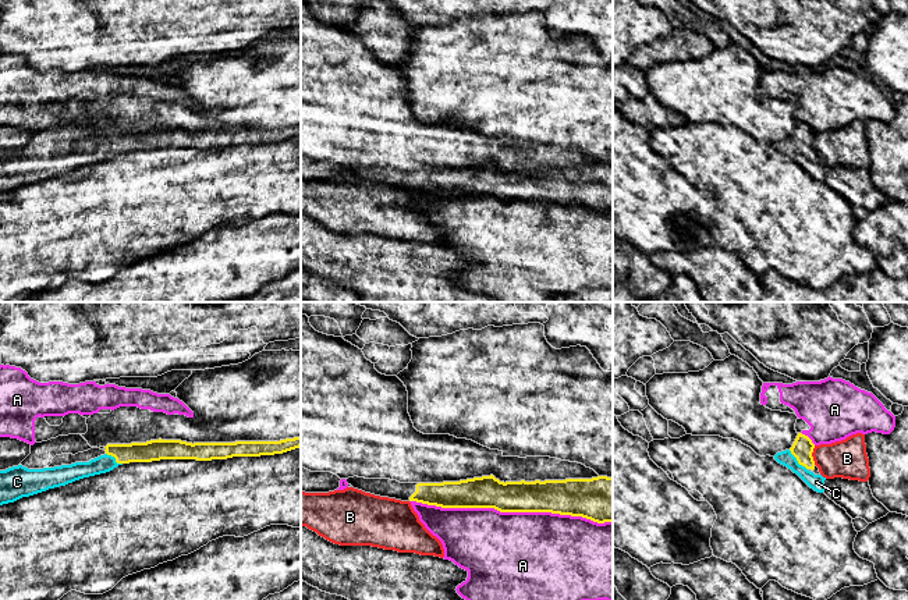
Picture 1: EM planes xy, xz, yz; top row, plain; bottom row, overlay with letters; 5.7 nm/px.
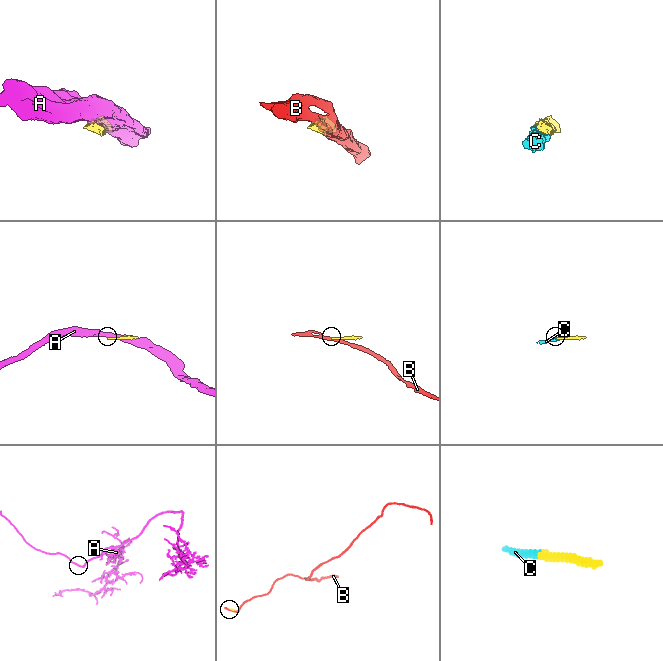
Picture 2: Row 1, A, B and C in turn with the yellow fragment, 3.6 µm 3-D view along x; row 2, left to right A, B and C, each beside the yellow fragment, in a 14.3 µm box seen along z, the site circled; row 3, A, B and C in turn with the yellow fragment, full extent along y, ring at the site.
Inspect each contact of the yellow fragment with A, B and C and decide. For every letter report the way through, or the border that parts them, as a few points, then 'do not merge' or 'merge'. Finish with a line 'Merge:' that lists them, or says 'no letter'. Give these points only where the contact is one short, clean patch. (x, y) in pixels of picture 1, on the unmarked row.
A: do not merge
B: do not merge
C: merge
Merge: C

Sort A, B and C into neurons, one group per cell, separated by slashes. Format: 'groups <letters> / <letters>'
groups A / B / C

